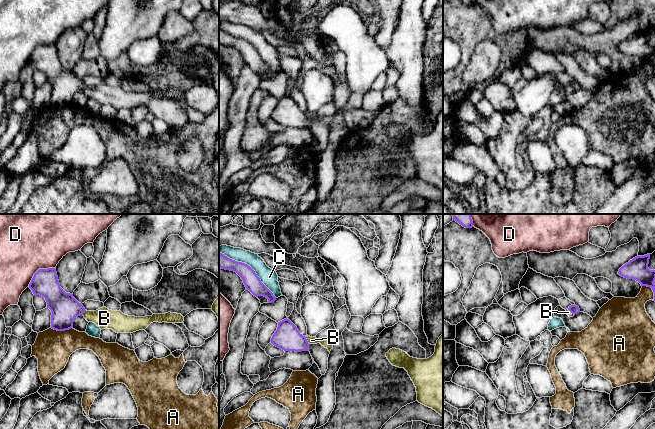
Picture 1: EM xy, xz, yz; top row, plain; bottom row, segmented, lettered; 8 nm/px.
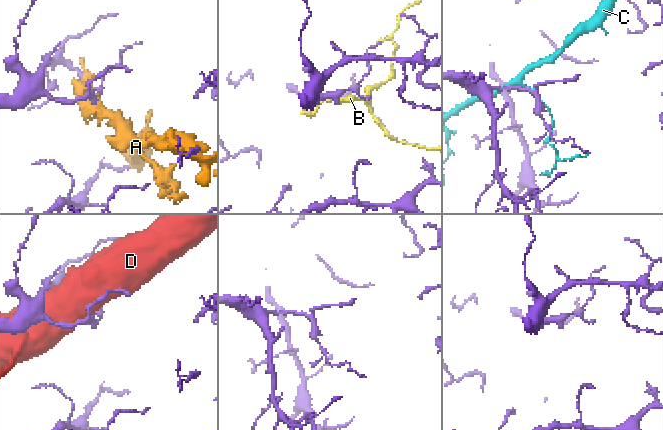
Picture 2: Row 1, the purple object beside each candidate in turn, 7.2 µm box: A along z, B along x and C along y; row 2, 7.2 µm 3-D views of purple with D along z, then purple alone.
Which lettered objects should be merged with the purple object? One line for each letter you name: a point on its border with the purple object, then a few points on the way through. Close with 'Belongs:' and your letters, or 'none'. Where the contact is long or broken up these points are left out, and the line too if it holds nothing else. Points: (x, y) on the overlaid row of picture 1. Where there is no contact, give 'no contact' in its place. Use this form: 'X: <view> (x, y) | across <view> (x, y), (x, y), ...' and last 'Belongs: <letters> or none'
B: xz (306, 340) | across xz (287, 337), (291, 340), (306, 340), (311, 340)
Belongs: B

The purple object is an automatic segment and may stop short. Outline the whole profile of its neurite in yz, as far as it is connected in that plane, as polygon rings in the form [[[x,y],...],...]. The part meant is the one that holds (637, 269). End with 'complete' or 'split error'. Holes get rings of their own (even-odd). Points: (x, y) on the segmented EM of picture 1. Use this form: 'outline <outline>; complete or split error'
outline [[[650,254],[637,256],[623,265],[618,274],[627,279],[638,281],[641,286],[651,287],[655,301],[655,270],[648,268]]]; complete

